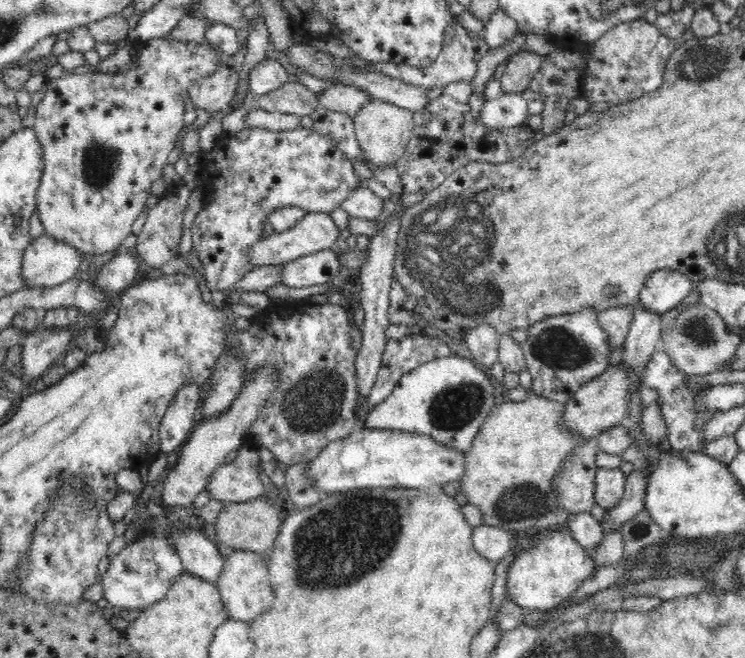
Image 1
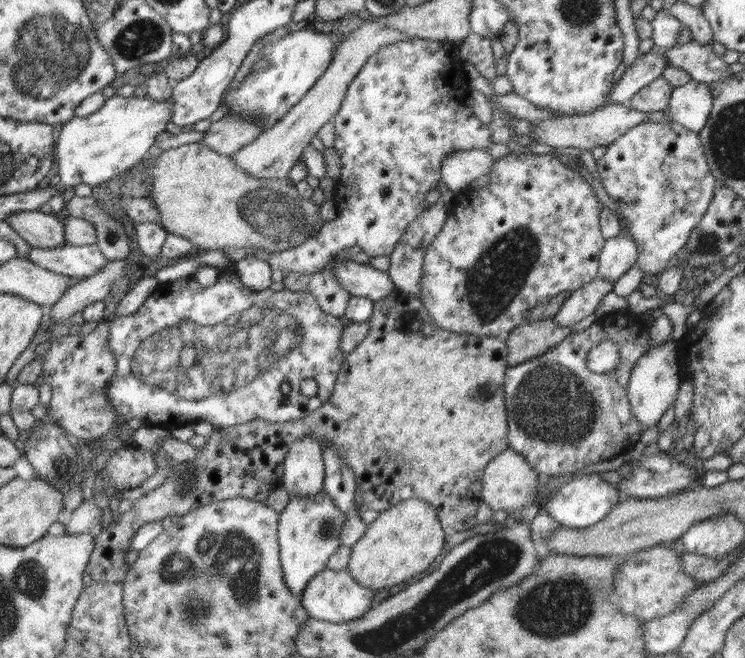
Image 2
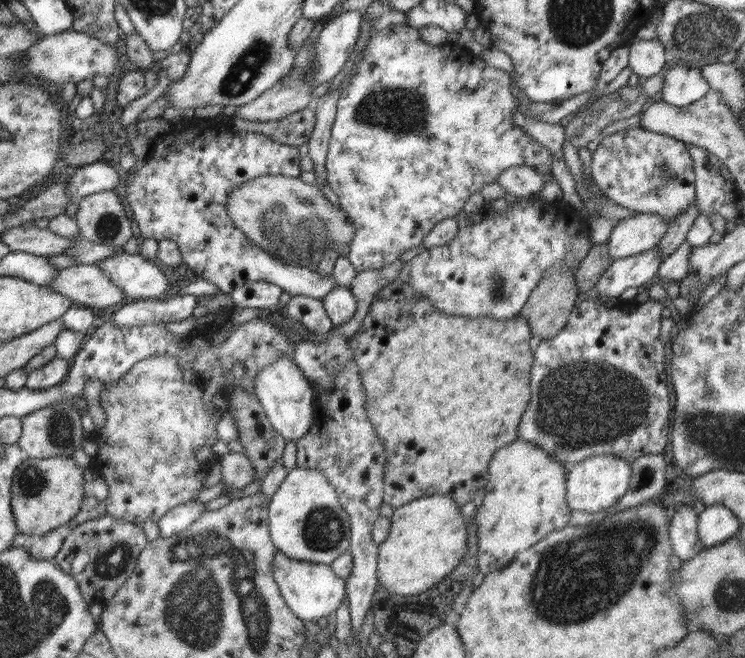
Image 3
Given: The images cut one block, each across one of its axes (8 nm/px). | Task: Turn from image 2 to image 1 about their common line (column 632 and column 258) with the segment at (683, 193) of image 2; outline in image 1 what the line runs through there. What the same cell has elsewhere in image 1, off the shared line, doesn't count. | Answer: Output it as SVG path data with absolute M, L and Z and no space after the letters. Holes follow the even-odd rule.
M309 124L301 126L296 130L289 131L270 131L264 128L245 126L236 134L236 136L221 135L215 141L212 149L209 151L202 150L199 152L199 155L201 170L197 186L200 186L205 190L205 199L191 226L191 240L193 248L199 252L197 257L200 259L201 268L203 268L204 272L203 278L208 282L210 292L213 290L220 290L222 293L230 293L230 288L232 288L238 280L242 280L242 278L244 278L244 276L253 269L252 263L250 263L250 250L252 250L252 246L262 238L264 222L266 222L268 216L270 216L274 210L278 210L278 208L286 208L286 206L294 206L296 208L306 210L308 213L330 213L333 210L336 210L336 208L340 208L342 206L342 202L344 202L344 200L346 200L346 198L359 186L359 176L355 174L352 162L347 158L342 150L337 147L336 143L331 141L328 137L315 132Z

